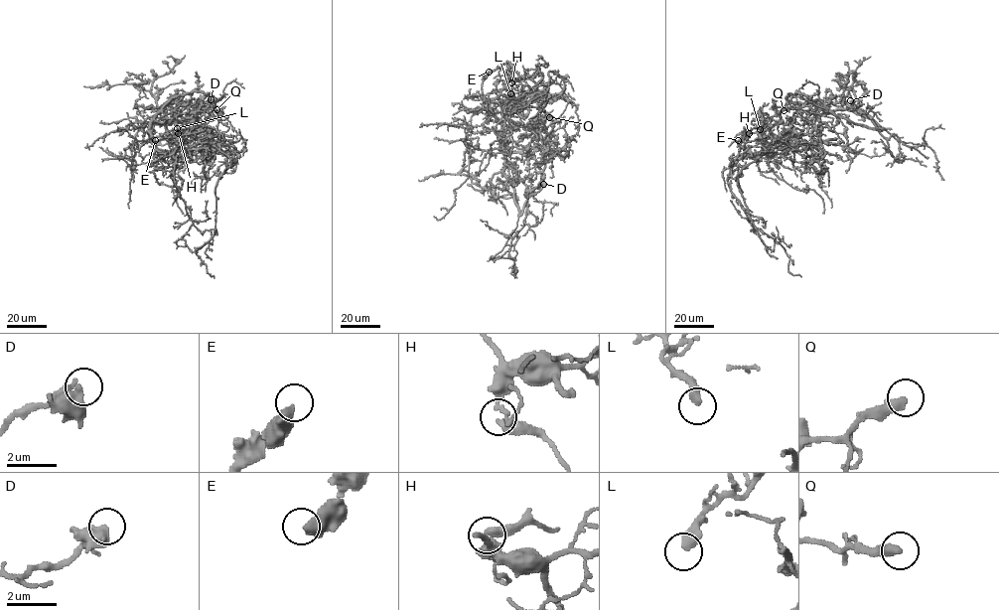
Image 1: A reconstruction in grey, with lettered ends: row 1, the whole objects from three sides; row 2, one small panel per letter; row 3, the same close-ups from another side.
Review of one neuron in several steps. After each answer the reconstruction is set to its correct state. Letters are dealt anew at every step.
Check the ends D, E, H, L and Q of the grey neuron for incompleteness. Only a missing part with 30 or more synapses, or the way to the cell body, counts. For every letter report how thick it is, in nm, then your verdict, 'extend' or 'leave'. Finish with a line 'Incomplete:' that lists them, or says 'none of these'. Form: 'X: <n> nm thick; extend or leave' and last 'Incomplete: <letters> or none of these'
D: 360 nm thick; leave
E: 480 nm thick; extend
H: 220 nm thick; leave
L: 440 nm thick; leave
Q: 440 nm thick; leave
Incomplete: E

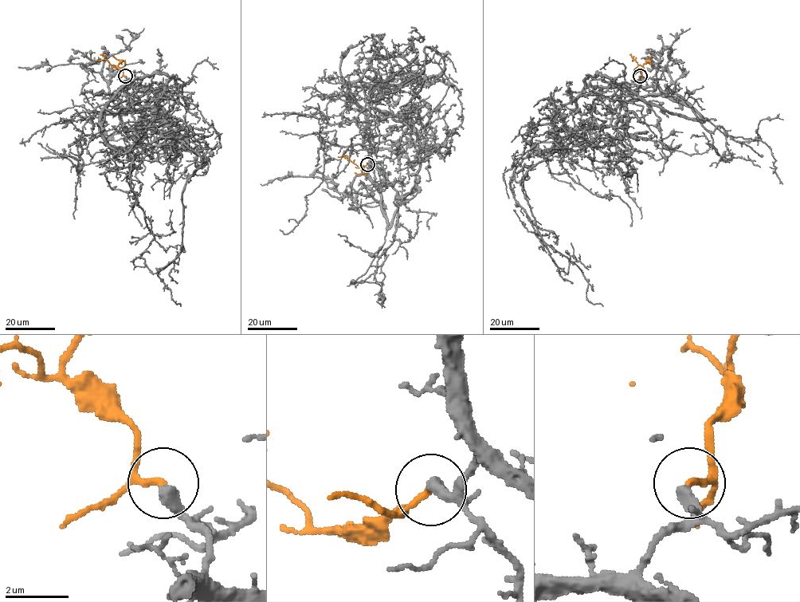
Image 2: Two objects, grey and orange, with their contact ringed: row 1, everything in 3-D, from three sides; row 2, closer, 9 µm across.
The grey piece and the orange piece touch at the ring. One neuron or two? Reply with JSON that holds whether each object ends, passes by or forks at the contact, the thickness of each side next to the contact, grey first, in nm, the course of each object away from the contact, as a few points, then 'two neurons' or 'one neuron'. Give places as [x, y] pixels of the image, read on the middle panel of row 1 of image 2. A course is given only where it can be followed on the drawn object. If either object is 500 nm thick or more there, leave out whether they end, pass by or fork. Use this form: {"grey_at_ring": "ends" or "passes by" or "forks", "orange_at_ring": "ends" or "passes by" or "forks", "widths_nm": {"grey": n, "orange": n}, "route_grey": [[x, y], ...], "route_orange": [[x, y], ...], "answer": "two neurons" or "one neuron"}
{"grey_at_ring": "ends", "orange_at_ring": "ends", "widths_nm": {"grey": 440, "orange": 200}, "route_grey": [[367, 164], [370, 92], [437, 75], [437, 52], [425, 47], [423, 72], [377, 100], [388, 113]], "route_orange": [[367, 164], [358, 167], [344, 156], [338, 157]], "answer": "one neuron"}

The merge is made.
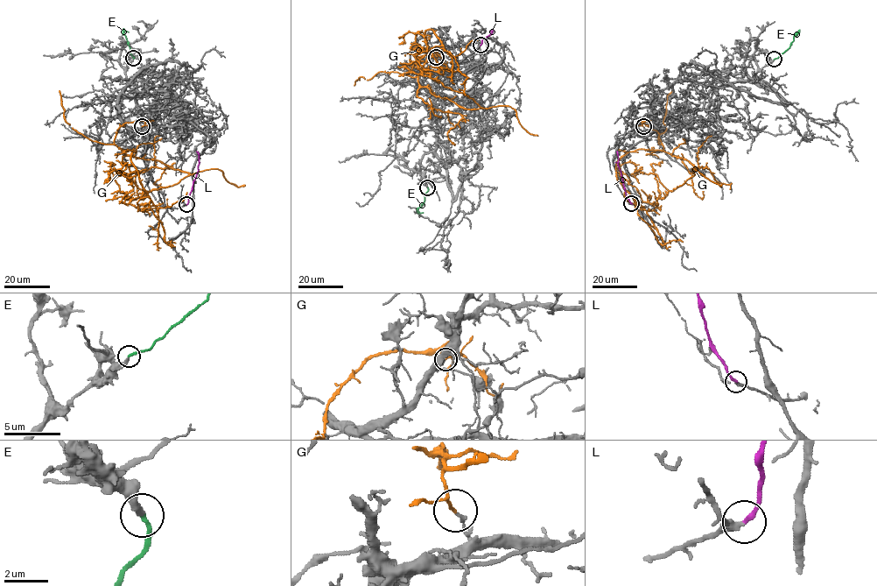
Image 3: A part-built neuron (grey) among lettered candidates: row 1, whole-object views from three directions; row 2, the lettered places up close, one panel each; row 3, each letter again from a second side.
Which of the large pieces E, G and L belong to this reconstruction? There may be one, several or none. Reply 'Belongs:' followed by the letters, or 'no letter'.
Belongs: E

